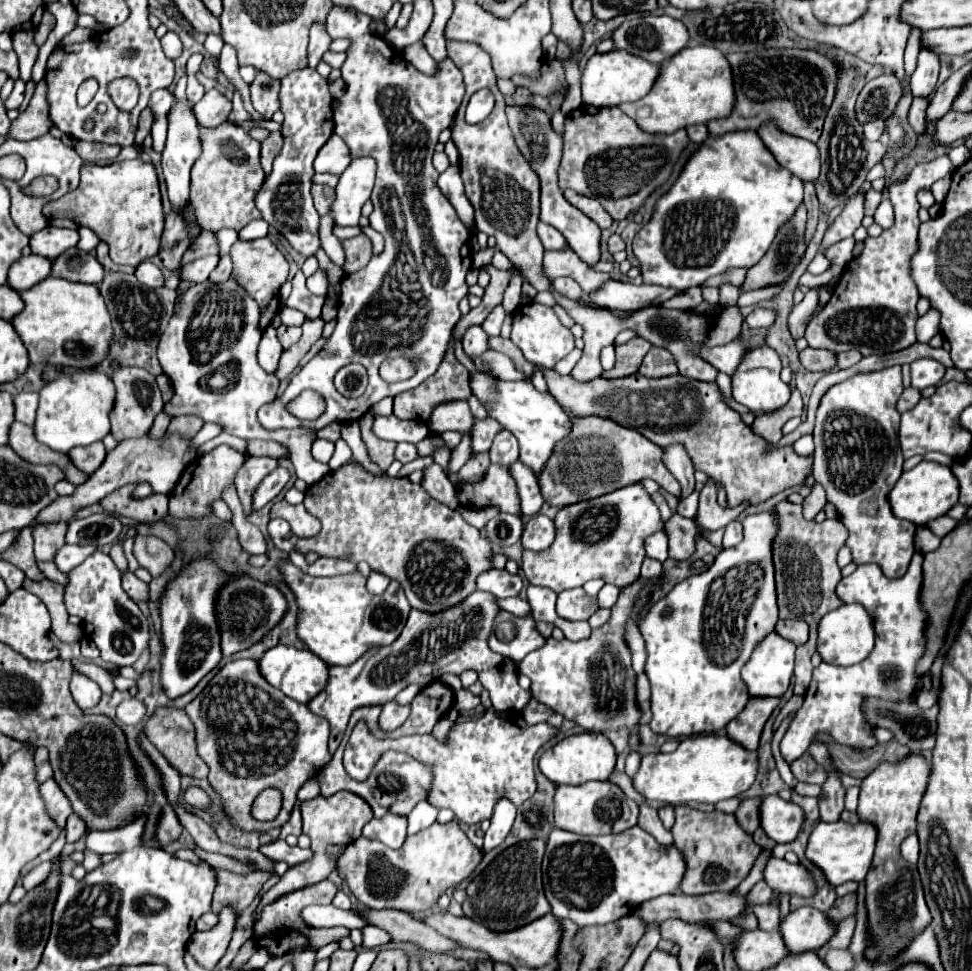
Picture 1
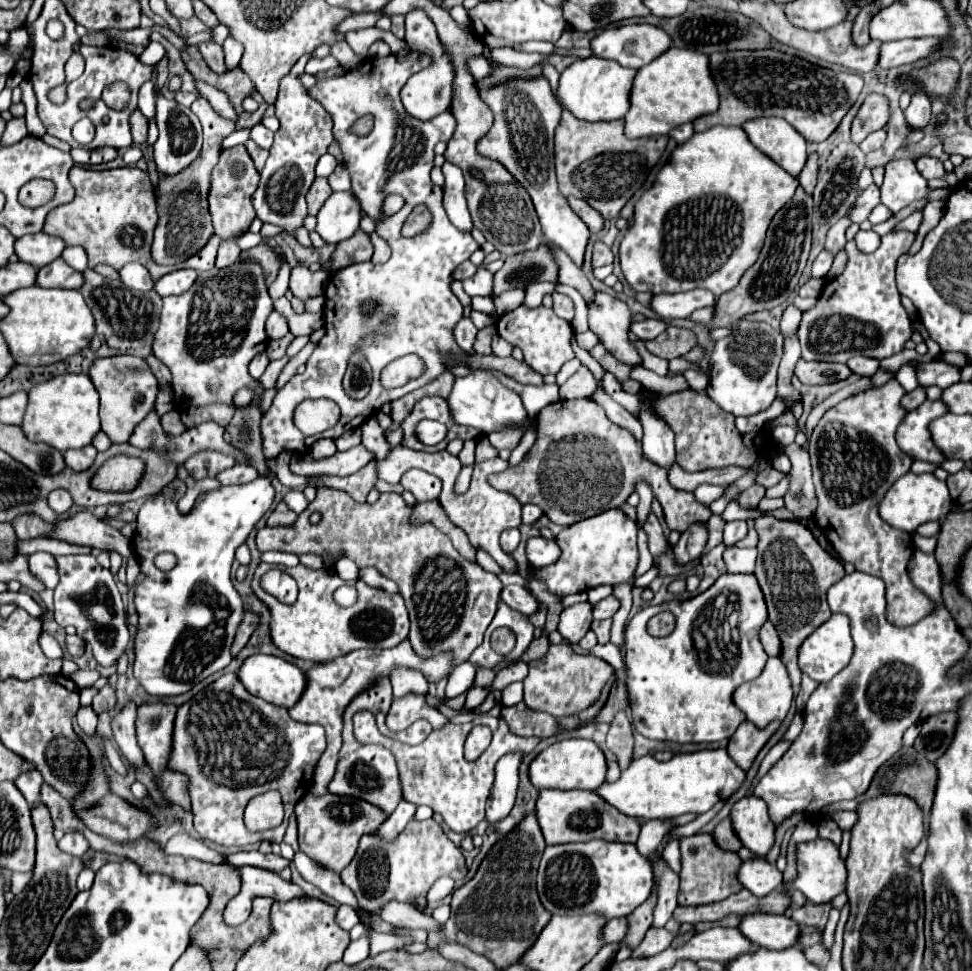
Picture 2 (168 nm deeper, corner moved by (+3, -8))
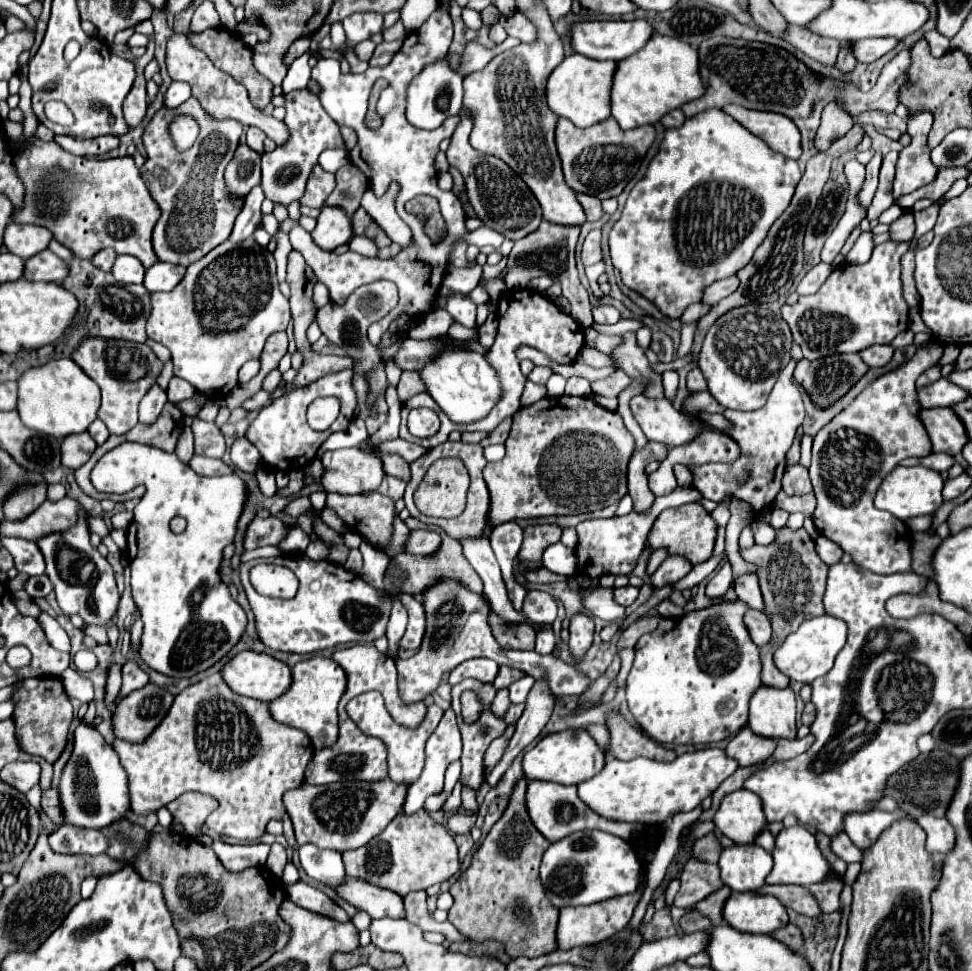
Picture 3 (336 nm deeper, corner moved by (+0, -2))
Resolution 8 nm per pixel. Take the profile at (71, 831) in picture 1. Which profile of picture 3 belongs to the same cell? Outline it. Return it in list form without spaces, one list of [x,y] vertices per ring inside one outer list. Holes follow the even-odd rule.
[[[60,827],[56,833],[48,837],[52,851],[62,855],[102,855],[108,849],[108,837],[102,831],[94,829],[78,829],[78,827]]]

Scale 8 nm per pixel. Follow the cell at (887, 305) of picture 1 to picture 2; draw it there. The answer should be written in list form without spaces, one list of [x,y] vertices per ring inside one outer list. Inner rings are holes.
[[[891,231],[881,237],[881,245],[873,253],[859,251],[853,241],[847,243],[845,271],[827,281],[817,305],[803,313],[799,341],[805,361],[847,363],[853,355],[885,359],[905,349],[913,327],[895,285],[895,263],[899,255],[909,251],[913,241],[915,233],[911,231]]]

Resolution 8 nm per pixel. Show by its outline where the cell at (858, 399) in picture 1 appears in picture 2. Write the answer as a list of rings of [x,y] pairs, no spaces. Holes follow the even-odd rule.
[[[891,377],[881,387],[843,399],[821,417],[807,451],[811,455],[813,483],[819,499],[815,523],[847,563],[853,563],[857,571],[885,581],[889,621],[895,625],[913,625],[933,609],[929,599],[913,587],[907,573],[907,563],[915,551],[913,539],[911,533],[893,529],[879,515],[881,499],[913,463],[895,441],[895,431],[905,417],[899,405],[903,395],[905,389]]]

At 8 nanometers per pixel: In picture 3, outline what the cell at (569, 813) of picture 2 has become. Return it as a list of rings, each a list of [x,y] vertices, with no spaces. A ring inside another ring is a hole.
[[[530,781],[528,783],[526,809],[528,809],[532,825],[550,843],[560,841],[562,837],[576,833],[576,831],[584,831],[584,829],[600,829],[600,831],[618,835],[622,839],[628,839],[628,835],[632,835],[632,831],[636,831],[636,827],[640,827],[634,823],[608,823],[608,819],[600,819],[596,813],[588,811],[588,807],[584,807],[584,803],[580,803],[574,785],[558,785],[558,783],[550,783],[550,781]]]

